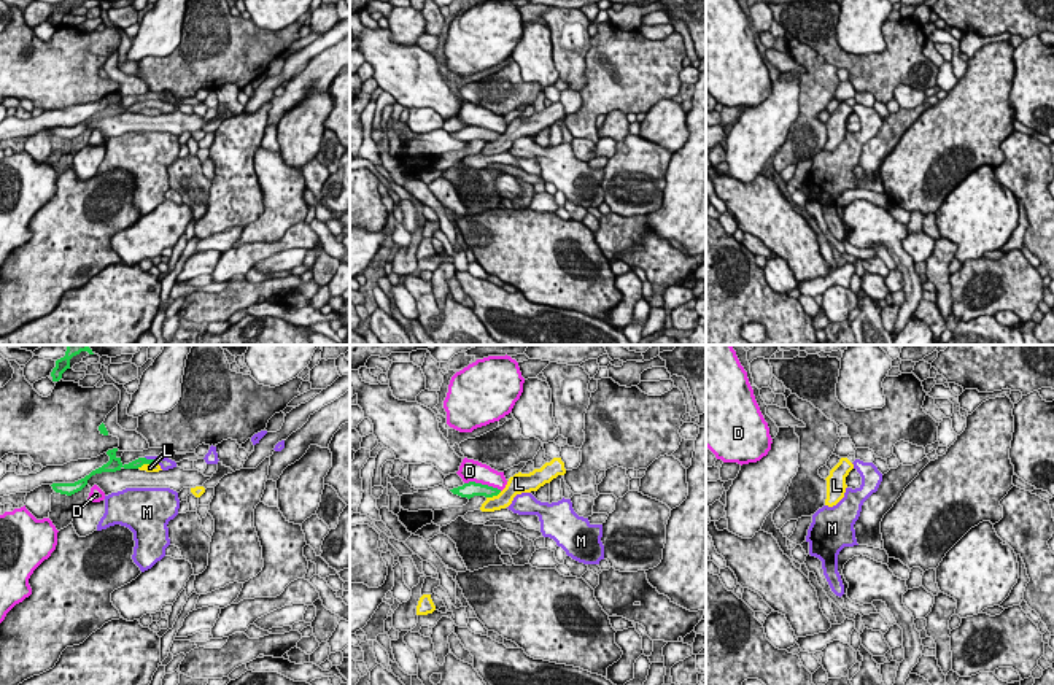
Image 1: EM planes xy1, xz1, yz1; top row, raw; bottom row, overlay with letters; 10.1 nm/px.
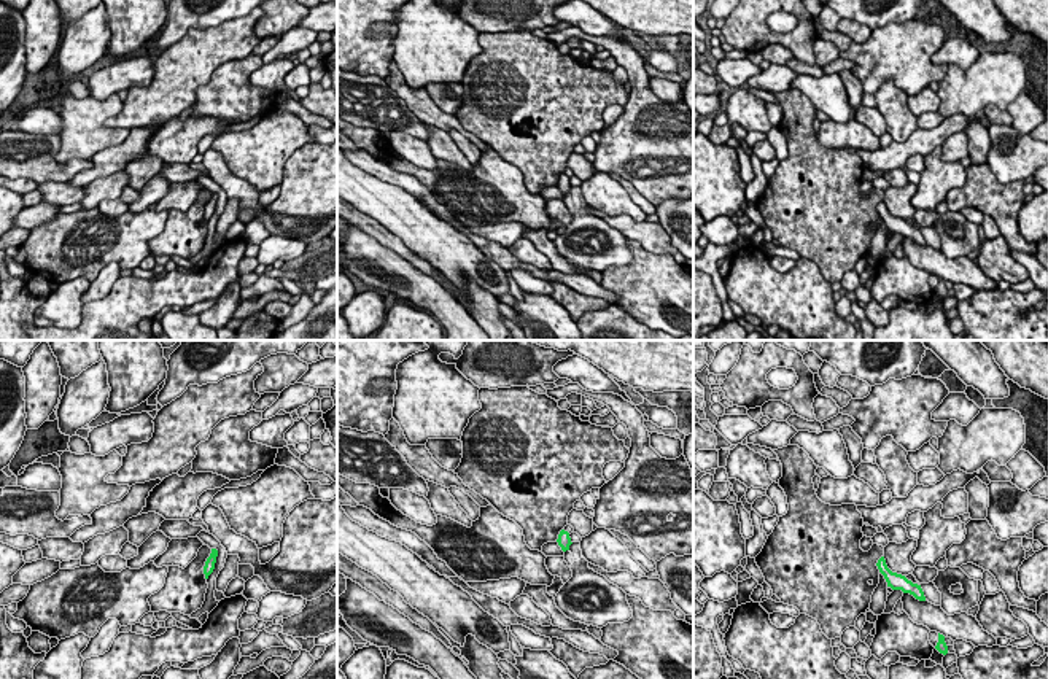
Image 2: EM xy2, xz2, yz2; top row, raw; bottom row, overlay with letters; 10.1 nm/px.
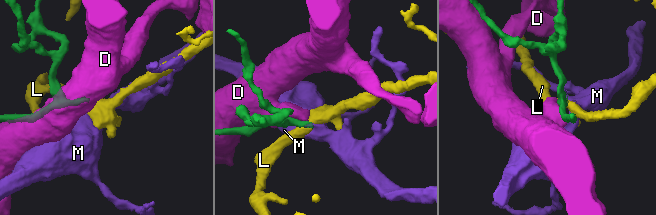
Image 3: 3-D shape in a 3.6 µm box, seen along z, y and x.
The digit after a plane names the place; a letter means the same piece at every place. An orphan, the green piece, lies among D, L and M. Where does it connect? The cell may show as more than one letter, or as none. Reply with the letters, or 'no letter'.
M

